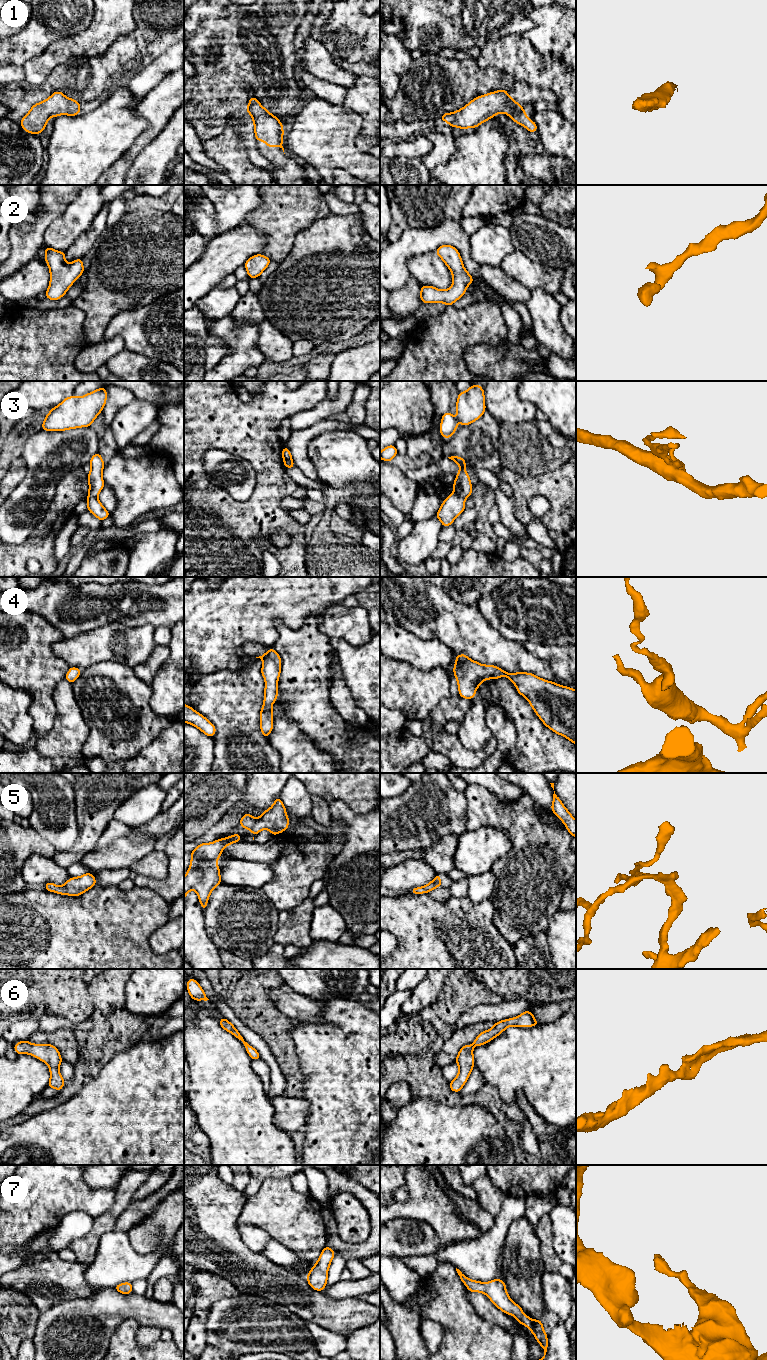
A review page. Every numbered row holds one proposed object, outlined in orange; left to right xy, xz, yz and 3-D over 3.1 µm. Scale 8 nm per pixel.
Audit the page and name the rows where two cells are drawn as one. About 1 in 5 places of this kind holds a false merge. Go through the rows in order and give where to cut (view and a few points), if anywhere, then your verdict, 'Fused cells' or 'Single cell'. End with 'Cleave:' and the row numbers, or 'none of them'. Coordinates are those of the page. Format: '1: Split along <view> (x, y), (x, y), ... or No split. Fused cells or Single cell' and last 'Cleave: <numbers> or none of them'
1: No split. Single cell
2: No split. Single cell
3: Split along yz (454, 491), (464, 499). Fused cells
4: No split. Single cell
5: No split. Single cell
6: No split. Single cell
7: No split. Single cell
Cleave: 3

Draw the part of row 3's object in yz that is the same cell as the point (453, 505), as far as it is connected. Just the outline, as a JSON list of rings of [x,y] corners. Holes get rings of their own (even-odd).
[[[455,492],[443,501],[436,514],[436,517],[442,522],[443,528],[452,525],[454,519],[466,509],[464,503],[465,499]]]

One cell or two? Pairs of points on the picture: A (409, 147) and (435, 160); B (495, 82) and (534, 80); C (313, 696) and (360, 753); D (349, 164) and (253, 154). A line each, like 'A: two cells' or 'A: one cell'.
A: two cells
B: two cells
C: one cell
D: two cells

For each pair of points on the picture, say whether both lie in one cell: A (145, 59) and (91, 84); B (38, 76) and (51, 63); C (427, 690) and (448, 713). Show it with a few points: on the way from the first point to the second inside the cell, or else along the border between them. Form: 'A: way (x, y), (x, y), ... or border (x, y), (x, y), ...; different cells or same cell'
A: way (132, 59), (116, 59), (104, 71); same cell
B: way (41, 73), (48, 66); same cell
C: border (438, 704), (433, 711); different cells

